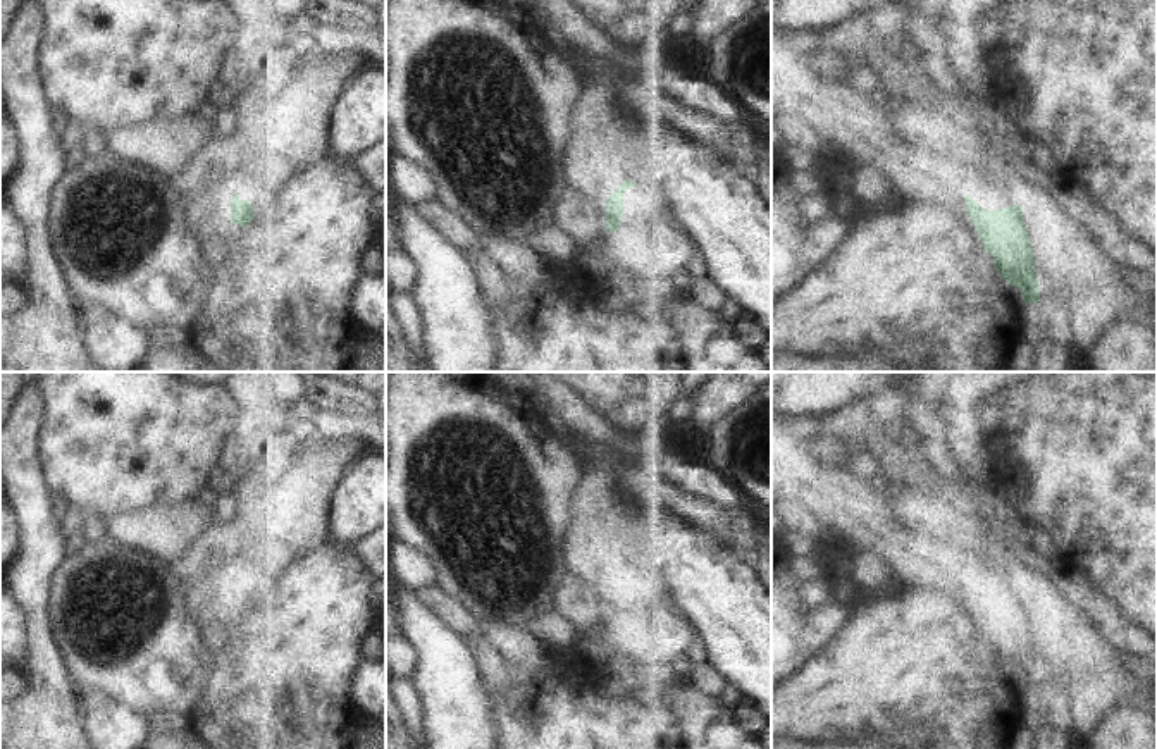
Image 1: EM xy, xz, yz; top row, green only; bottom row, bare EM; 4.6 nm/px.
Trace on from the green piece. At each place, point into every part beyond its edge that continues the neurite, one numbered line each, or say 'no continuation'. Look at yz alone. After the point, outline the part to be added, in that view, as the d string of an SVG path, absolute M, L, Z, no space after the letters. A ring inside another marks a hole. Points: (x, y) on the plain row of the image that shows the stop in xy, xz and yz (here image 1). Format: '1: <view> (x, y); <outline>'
no continuation

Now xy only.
1: xy (207, 598); M219 565L205 575L183 580L184 606L198 627L201 644L208 649L224 644L234 579L238 579L236 573Z

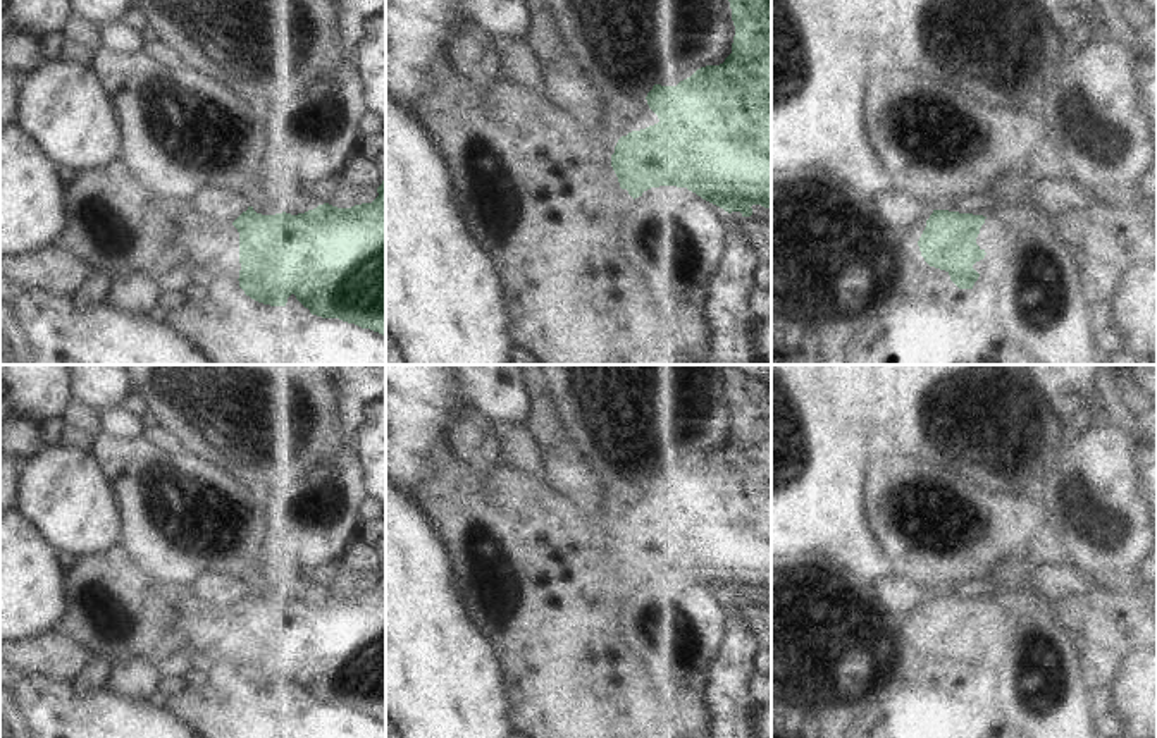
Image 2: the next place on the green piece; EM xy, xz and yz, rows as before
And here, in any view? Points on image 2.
1: yz (992, 623); M987 602L976 623L976 630L987 638L983 645L973 650L973 654L981 661L992 654L997 645L1009 638L1009 623L1004 609Z

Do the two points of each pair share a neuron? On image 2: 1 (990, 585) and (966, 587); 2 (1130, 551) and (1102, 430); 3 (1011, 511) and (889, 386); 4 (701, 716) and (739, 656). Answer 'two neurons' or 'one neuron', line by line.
1: one neuron
2: one neuron
3: two neurons
4: two neurons

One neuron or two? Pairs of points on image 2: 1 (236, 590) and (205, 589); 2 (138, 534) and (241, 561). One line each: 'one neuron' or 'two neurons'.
1: one neuron
2: one neuron

